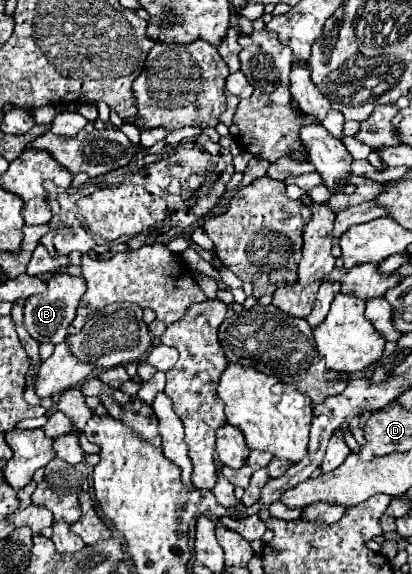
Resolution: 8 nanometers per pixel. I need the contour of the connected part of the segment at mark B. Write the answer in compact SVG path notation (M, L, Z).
M54 274L48 280L48 288L42 294L34 294L24 302L24 328L28 330L28 334L42 342L50 342L50 344L60 344L66 338L66 328L68 324L74 320L78 302L84 294L86 286L82 278L70 276L70 274Z

